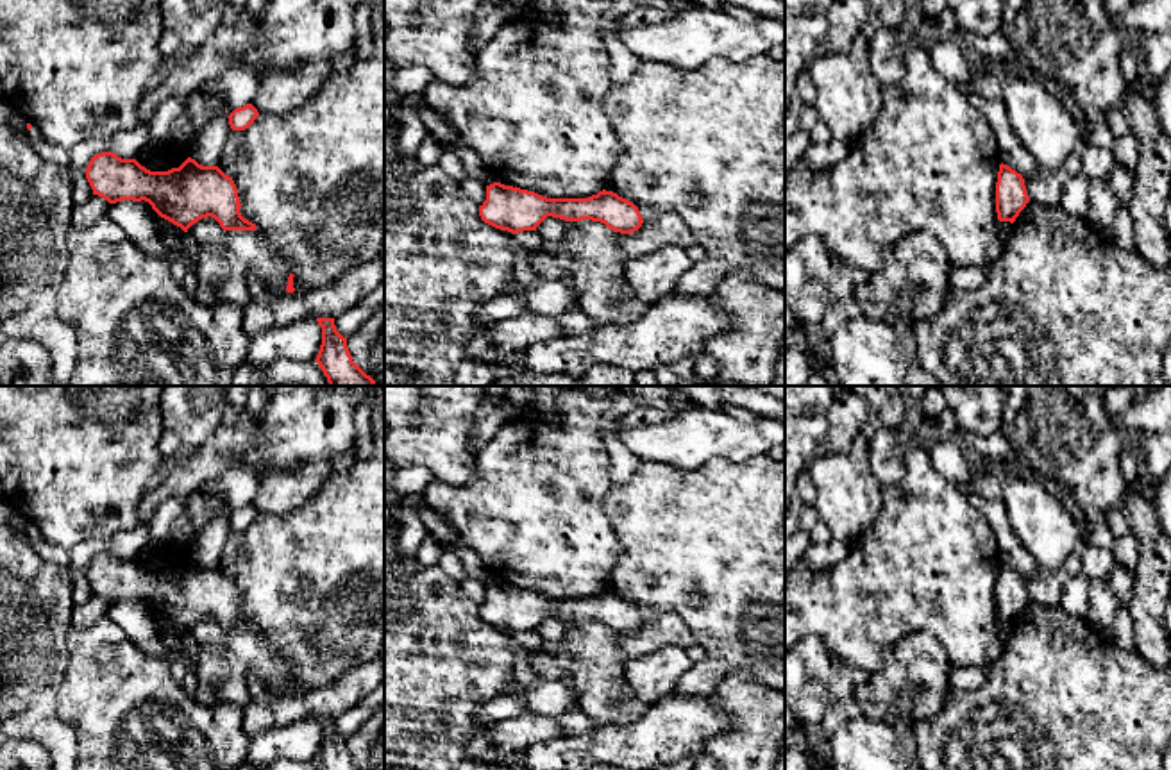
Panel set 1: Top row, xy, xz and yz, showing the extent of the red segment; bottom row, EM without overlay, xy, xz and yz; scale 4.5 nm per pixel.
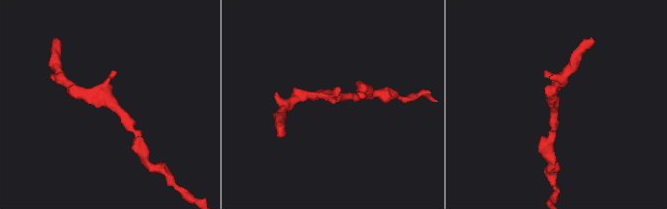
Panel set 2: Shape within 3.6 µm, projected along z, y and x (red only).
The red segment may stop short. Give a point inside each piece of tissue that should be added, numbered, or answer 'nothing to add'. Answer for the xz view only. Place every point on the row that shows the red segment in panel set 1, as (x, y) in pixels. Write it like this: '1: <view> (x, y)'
nothing to add

